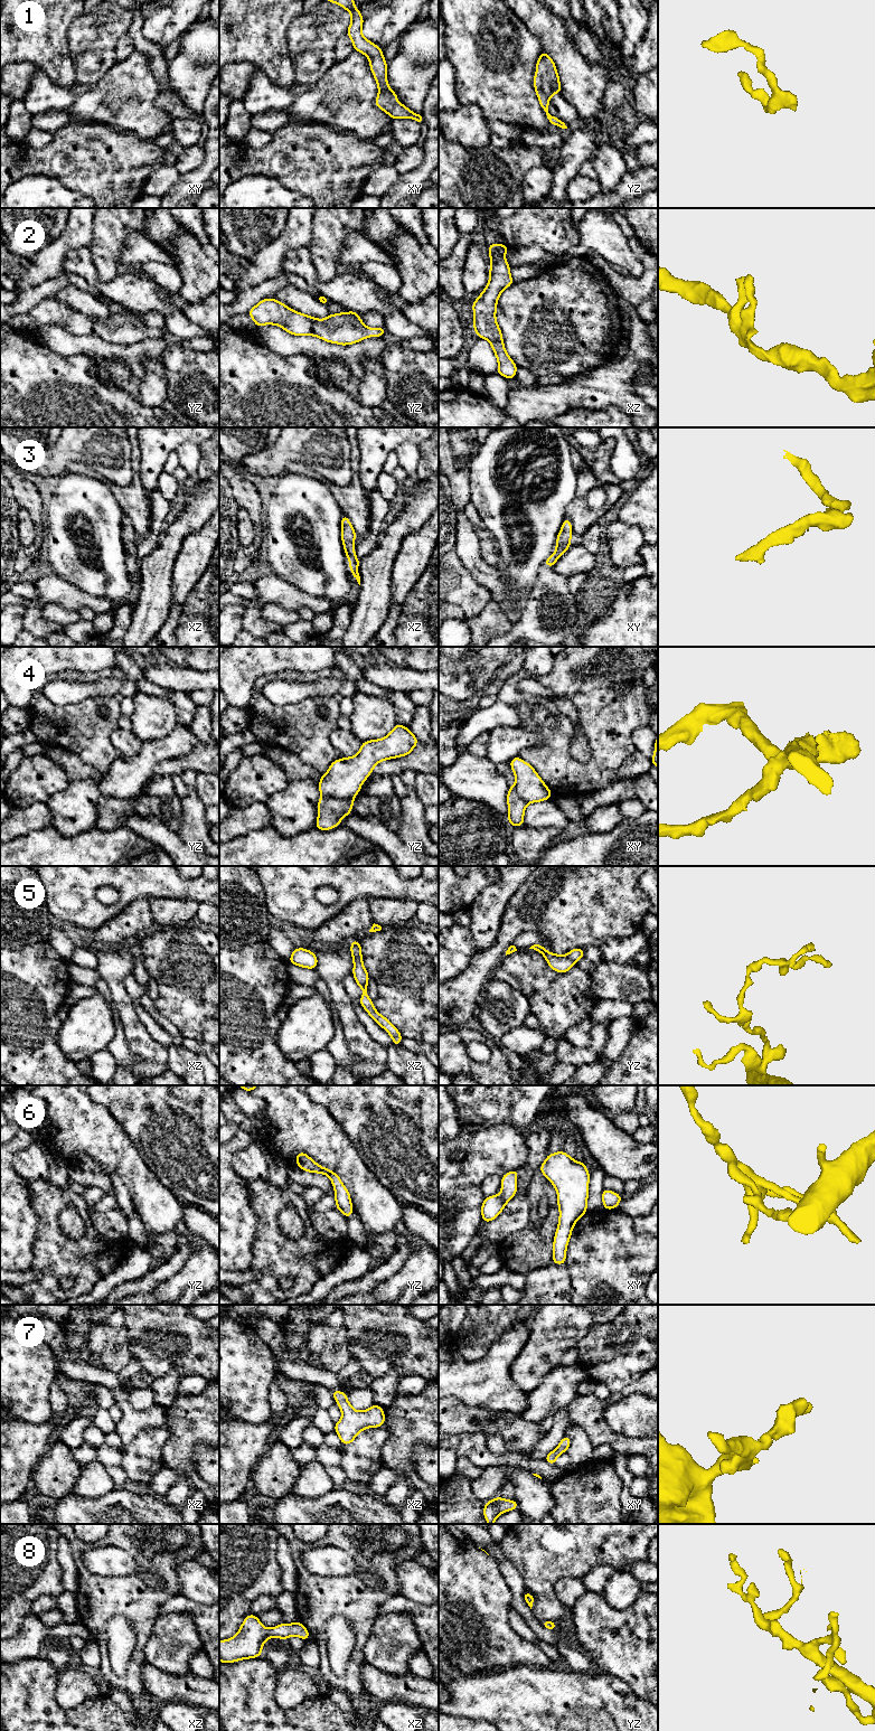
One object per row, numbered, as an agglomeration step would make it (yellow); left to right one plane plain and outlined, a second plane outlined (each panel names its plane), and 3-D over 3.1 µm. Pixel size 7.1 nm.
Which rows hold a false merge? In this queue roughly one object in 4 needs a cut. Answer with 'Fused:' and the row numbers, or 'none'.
Fused: 4

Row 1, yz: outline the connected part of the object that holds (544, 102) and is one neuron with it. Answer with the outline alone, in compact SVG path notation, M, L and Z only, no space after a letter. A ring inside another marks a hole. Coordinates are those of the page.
M544 50L536 64L534 88L542 109L546 112L548 122L562 129L567 129L564 122L548 113L549 98L559 93L562 86L555 63Z

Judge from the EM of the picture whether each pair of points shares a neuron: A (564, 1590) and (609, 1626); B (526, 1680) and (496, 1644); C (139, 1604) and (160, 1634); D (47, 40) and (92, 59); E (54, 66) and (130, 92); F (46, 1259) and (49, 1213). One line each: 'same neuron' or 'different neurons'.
A: different neurons
B: different neurons
C: different neurons
D: different neurons
E: different neurons
F: same neuron

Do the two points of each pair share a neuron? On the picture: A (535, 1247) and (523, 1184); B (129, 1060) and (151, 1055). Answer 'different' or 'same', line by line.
A: different
B: different

